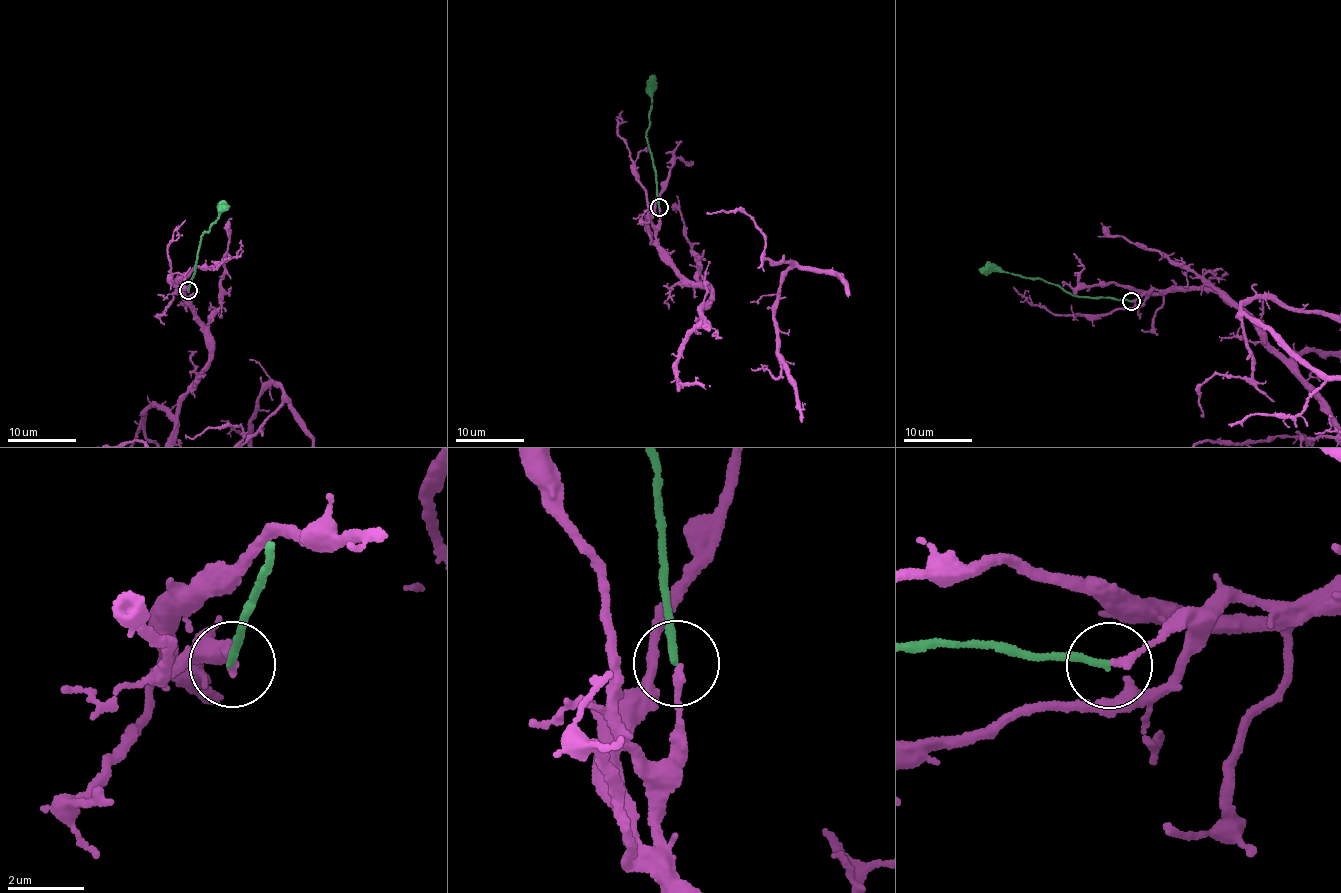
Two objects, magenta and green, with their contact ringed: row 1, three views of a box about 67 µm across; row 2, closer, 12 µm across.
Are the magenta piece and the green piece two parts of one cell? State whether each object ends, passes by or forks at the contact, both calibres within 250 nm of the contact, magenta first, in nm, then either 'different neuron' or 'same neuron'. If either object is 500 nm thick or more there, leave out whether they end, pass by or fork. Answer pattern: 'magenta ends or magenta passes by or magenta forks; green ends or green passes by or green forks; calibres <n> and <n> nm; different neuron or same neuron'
magenta ends; green ends; calibres 170 and 180 nm; different neuron

